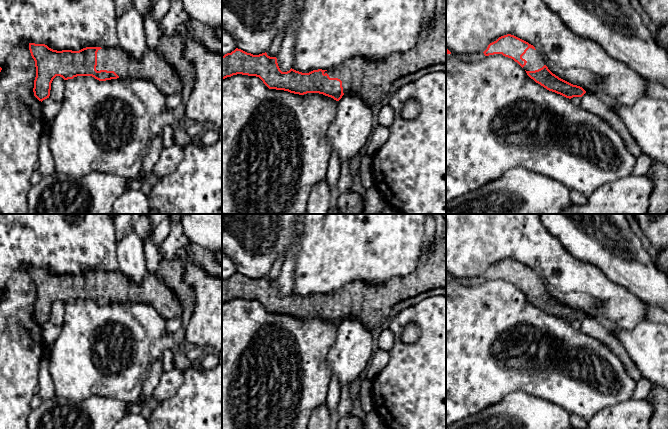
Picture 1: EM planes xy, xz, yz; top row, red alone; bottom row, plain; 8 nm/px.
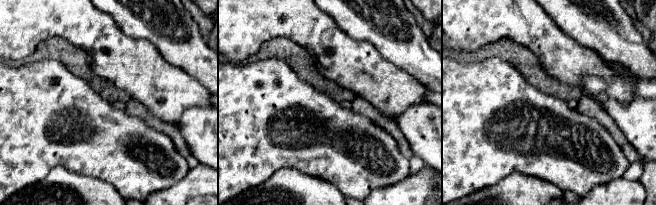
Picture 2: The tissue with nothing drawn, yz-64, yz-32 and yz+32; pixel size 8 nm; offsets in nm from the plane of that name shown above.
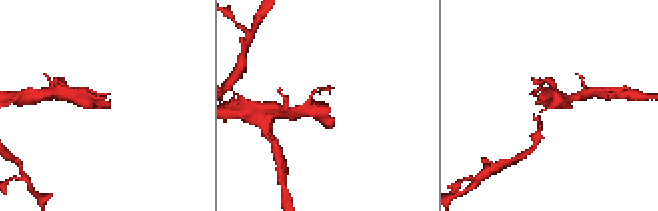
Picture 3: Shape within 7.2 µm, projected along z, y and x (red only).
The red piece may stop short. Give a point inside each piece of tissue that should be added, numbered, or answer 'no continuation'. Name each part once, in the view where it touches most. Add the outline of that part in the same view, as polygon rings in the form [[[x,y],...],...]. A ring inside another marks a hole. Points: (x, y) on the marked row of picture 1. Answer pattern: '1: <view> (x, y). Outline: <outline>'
1: xy (151, 66). Outline: [[[119,46],[102,48],[97,52],[96,70],[114,71],[119,78],[141,78],[149,80],[166,96],[178,94],[182,89],[182,83],[173,67],[163,59],[157,48],[146,48],[139,59],[134,59]]]

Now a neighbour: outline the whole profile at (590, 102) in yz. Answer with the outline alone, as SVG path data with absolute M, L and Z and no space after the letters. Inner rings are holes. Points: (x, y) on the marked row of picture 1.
M586 92L581 97L580 107L587 110L610 125L623 139L627 150L637 159L643 153L621 118L607 107L596 95Z

